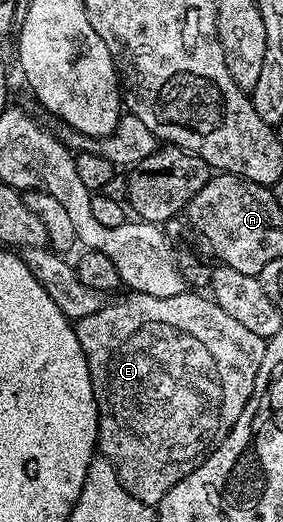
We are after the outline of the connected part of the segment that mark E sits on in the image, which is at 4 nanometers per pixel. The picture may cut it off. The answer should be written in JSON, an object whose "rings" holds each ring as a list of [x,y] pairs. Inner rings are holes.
{"rings":[[[186,290],[171,298],[155,298],[142,292],[129,292],[122,300],[117,300],[114,304],[106,303],[98,312],[87,314],[87,318],[78,320],[75,324],[79,346],[87,358],[91,386],[97,403],[97,446],[100,455],[111,462],[111,466],[115,470],[119,482],[127,490],[127,494],[139,498],[139,502],[150,506],[160,504],[167,494],[167,490],[171,490],[171,486],[175,486],[183,478],[187,478],[187,474],[191,474],[191,470],[199,467],[221,445],[223,438],[227,438],[227,434],[235,426],[235,422],[239,422],[239,414],[243,414],[243,410],[255,390],[255,378],[259,374],[259,366],[263,362],[266,337],[247,330],[247,326],[235,322],[235,318],[231,318],[231,314],[227,314],[227,310],[223,310],[212,298],[208,295],[201,295],[205,294]]]}

